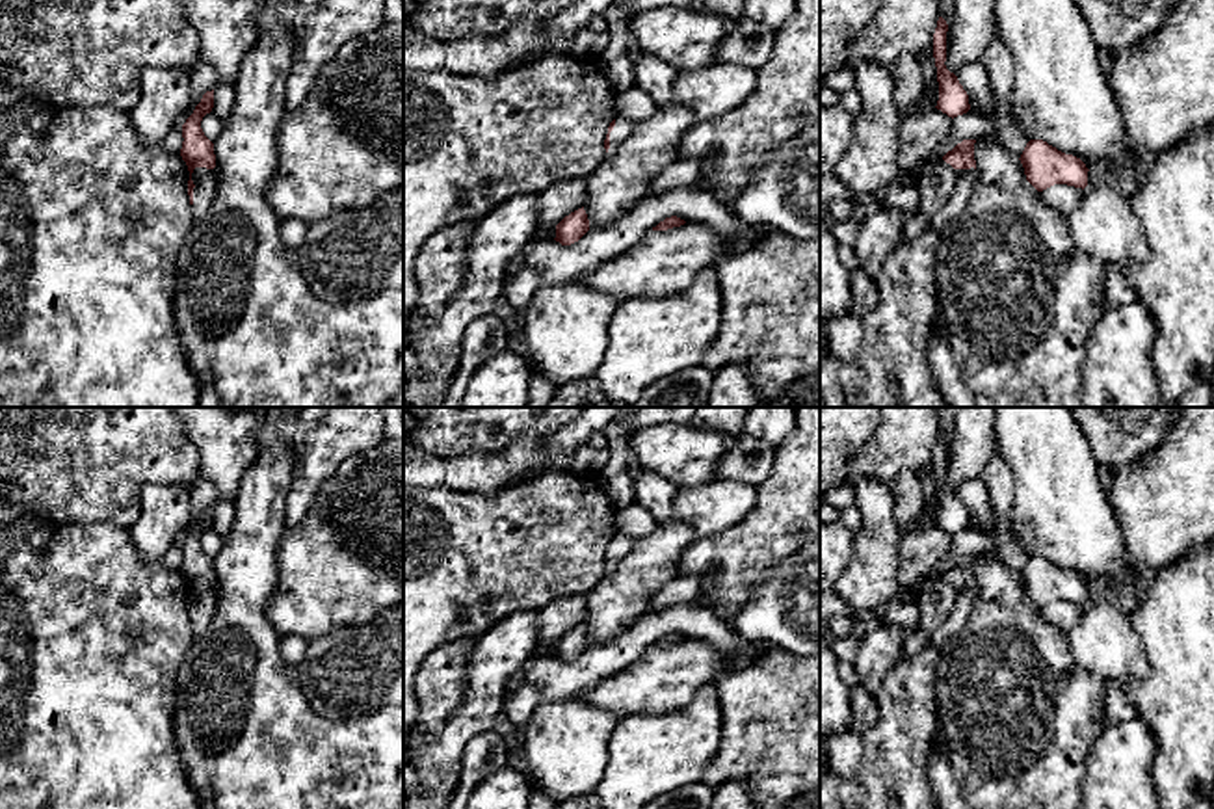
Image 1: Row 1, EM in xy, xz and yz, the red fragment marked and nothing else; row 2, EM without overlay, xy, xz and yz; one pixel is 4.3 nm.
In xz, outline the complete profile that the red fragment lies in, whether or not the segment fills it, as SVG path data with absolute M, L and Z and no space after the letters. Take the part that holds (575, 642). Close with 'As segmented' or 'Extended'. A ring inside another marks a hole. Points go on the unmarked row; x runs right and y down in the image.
M582 625L571 629L556 642L556 658L561 662L571 662L578 658L589 647L587 630Z. As segmented

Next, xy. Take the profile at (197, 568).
M214 506L206 508L193 530L182 541L180 573L188 582L188 612L195 634L208 630L216 608L216 571L214 560L205 552L201 537L214 524Z. Extended

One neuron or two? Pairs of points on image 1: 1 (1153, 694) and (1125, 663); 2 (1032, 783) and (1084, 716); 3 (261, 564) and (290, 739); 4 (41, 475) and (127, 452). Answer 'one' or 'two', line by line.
1: two
2: one
3: one
4: one

